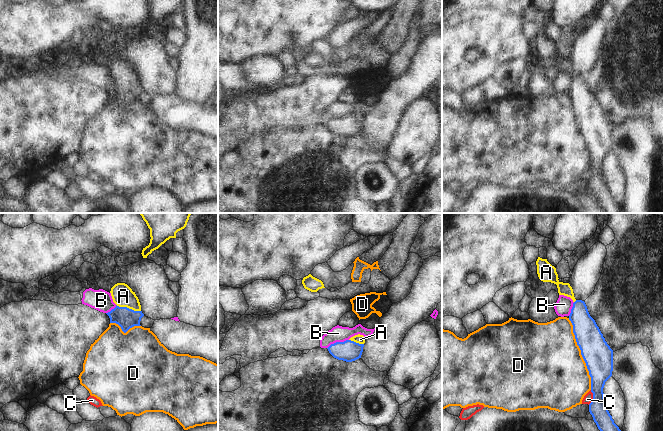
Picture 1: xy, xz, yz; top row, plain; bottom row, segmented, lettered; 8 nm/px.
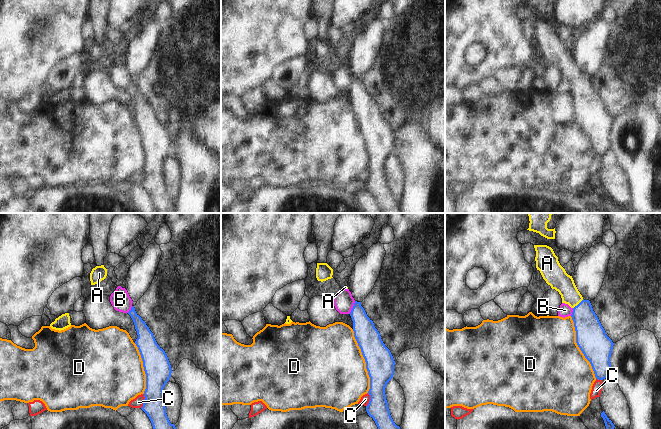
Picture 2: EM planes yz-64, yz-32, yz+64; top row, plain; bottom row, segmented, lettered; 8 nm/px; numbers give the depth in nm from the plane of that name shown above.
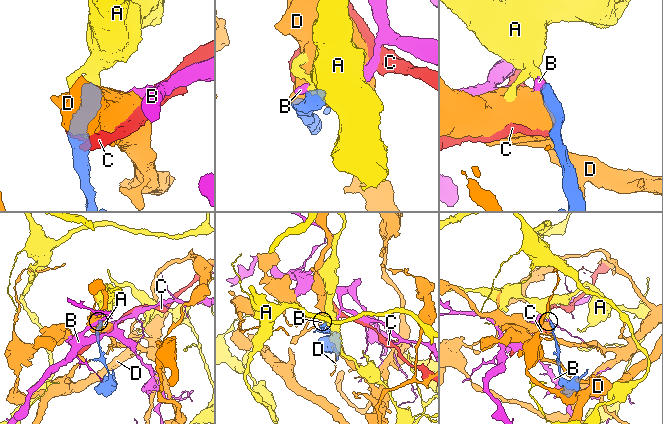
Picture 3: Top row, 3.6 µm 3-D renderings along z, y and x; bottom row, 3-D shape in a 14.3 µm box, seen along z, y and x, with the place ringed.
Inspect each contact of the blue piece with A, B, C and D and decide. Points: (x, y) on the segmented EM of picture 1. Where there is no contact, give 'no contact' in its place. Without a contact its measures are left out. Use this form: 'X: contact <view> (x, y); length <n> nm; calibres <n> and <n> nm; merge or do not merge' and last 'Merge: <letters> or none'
A: contact xy (128, 308); length 200 nm; calibres 170 and 170 nm; merge
B: contact xz (337, 342); length 190 nm; calibres 170 and 130 nm; do not merge
C: contact yz (593, 397); length 120 nm; calibres 200 and 70 nm; do not merge
D: contact yz (581, 354); length 600 nm; calibres 240 and 500 nm; do not merge
Merge: A

